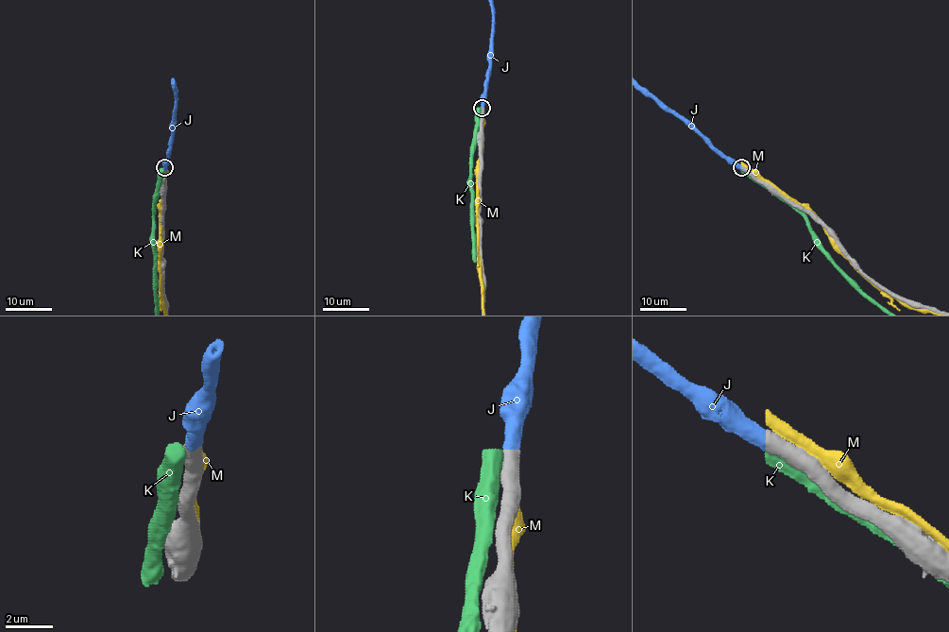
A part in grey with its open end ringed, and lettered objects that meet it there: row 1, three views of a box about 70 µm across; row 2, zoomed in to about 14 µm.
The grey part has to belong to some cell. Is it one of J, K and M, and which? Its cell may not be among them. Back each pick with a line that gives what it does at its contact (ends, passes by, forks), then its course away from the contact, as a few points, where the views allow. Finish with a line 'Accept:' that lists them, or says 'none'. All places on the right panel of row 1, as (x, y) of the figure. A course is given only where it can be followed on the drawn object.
J: it ends there
Accept: J

